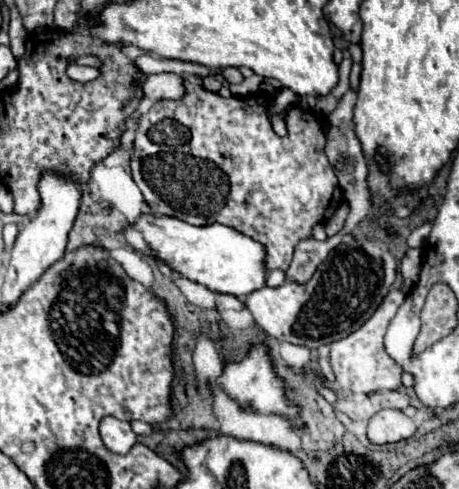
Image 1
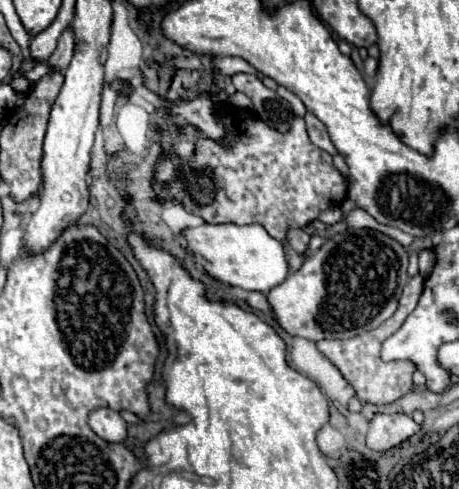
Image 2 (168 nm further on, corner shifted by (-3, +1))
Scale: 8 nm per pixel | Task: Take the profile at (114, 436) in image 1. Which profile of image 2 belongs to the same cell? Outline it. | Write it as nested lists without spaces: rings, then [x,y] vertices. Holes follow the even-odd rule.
[[[96,408],[88,416],[90,428],[106,442],[122,442],[126,438],[126,422],[110,408]]]

